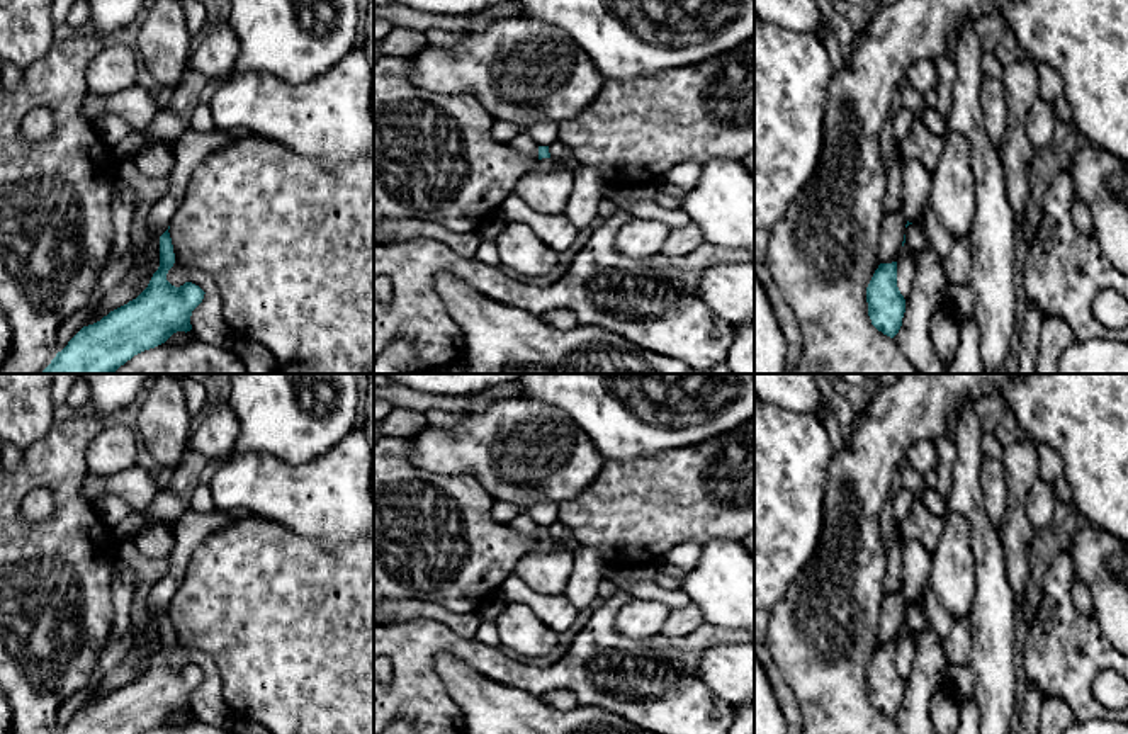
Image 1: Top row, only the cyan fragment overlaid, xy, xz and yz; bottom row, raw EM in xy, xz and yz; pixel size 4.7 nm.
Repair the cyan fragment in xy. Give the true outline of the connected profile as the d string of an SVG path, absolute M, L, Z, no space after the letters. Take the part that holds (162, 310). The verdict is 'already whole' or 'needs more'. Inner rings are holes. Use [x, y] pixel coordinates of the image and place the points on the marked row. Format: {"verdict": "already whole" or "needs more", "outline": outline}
{"verdict": "already whole", "outline": "M168 229L160 236L160 267L148 287L100 321L83 326L41 374L114 374L134 355L165 343L177 331L190 331L192 311L204 291L166 280L175 263Z"}

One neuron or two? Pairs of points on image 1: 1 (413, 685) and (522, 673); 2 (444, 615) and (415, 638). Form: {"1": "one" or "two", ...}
{"1": "one", "2": "two"}

